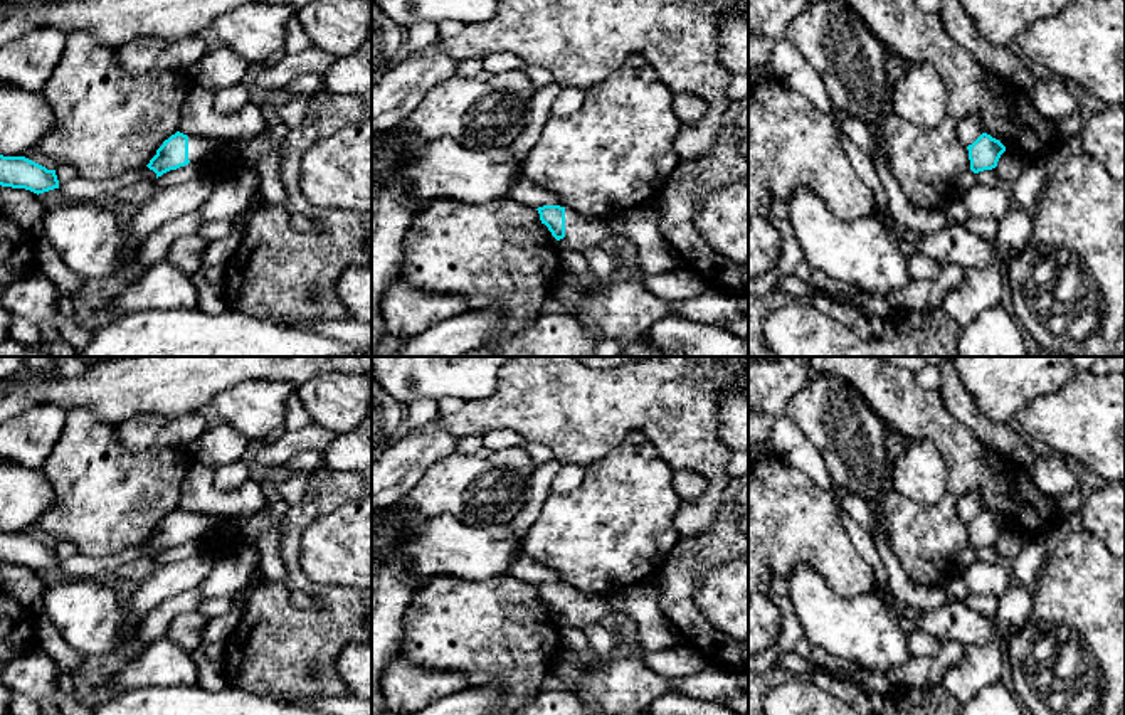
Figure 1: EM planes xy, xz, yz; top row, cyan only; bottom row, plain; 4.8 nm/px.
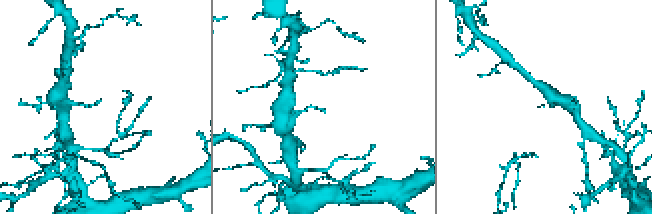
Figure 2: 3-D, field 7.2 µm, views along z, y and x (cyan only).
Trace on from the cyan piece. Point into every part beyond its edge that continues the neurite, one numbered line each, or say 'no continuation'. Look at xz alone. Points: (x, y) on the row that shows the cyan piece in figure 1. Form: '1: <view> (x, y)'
1: xz (639, 224)

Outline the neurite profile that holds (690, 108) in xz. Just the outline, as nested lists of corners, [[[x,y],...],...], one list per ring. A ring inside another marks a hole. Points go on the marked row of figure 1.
[[[676,93],[673,94],[673,111],[683,126],[693,126],[703,118],[706,103],[691,93]]]

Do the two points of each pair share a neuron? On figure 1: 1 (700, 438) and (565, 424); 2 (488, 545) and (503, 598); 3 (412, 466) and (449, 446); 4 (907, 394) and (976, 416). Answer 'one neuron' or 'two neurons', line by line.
1: one neuron
2: two neurons
3: one neuron
4: two neurons

